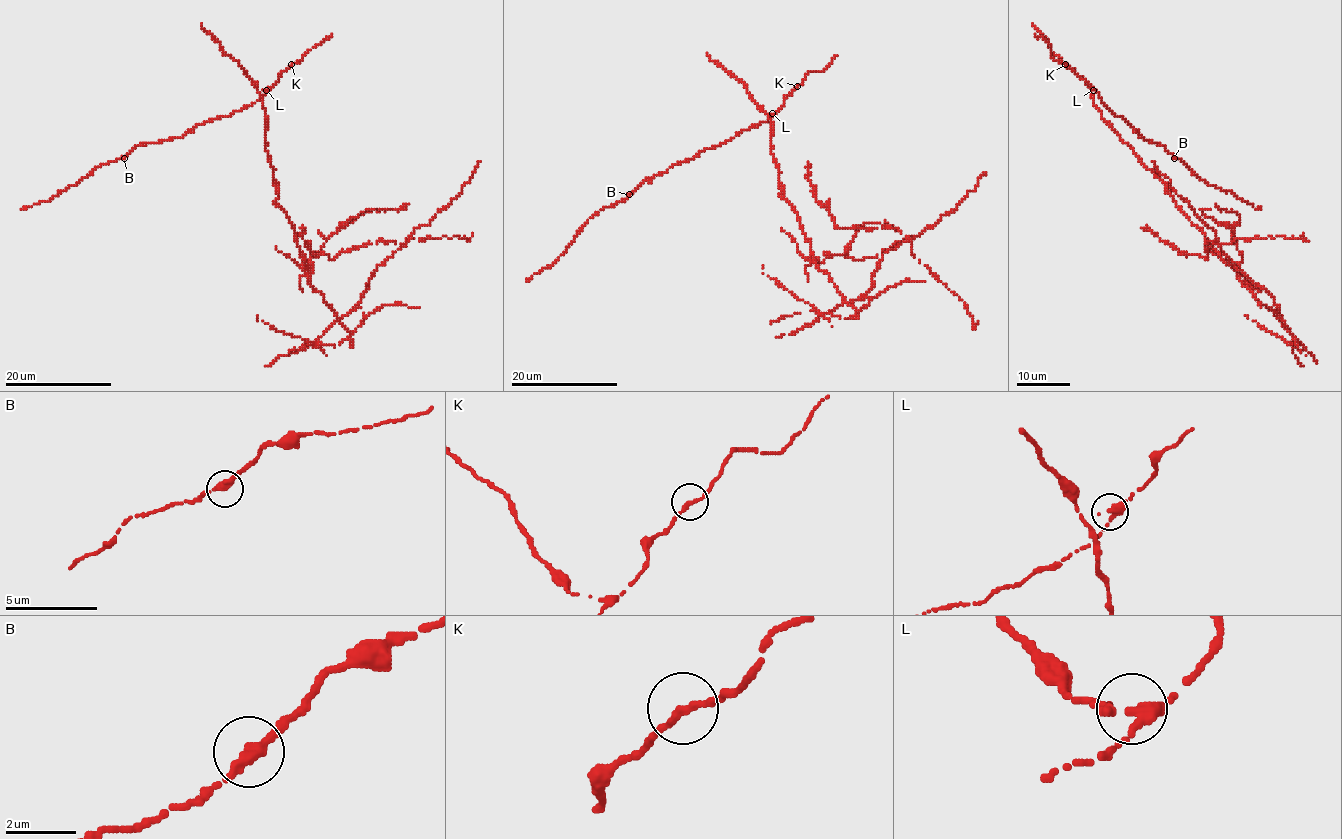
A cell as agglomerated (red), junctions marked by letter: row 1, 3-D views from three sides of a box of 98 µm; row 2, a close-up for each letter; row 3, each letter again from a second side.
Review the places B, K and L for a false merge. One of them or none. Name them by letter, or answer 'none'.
L

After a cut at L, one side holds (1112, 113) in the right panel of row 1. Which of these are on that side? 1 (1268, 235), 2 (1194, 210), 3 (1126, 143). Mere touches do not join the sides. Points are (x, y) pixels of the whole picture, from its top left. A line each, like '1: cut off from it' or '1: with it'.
1: cut off from it
2: cut off from it
3: cut off from it

